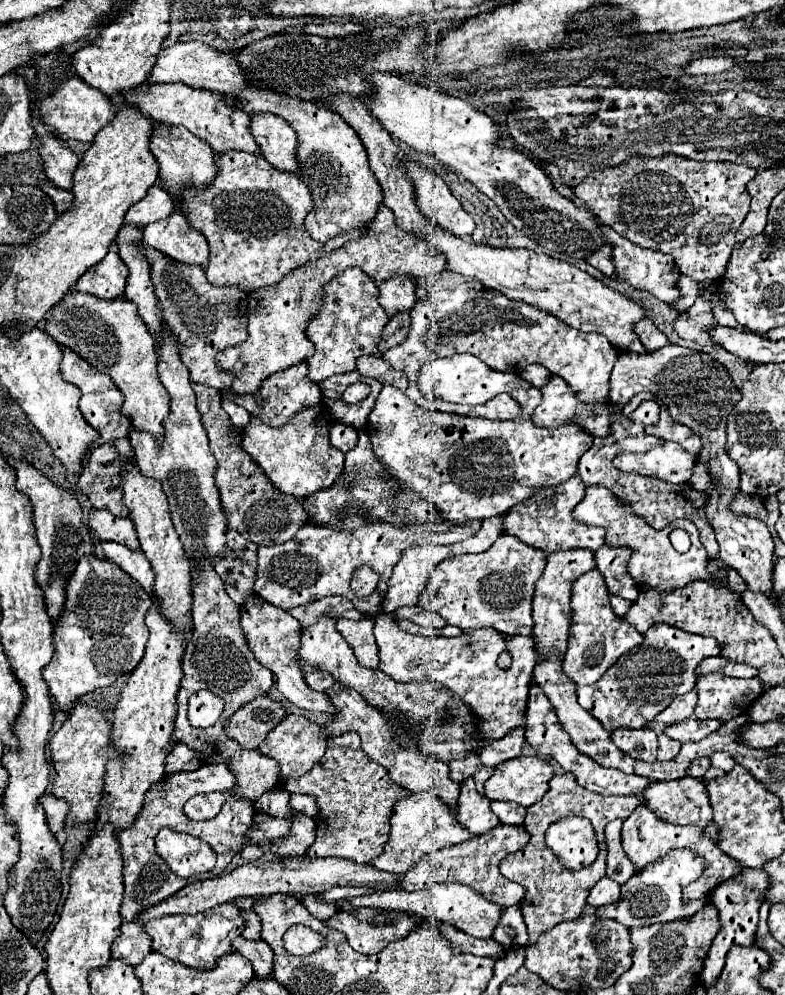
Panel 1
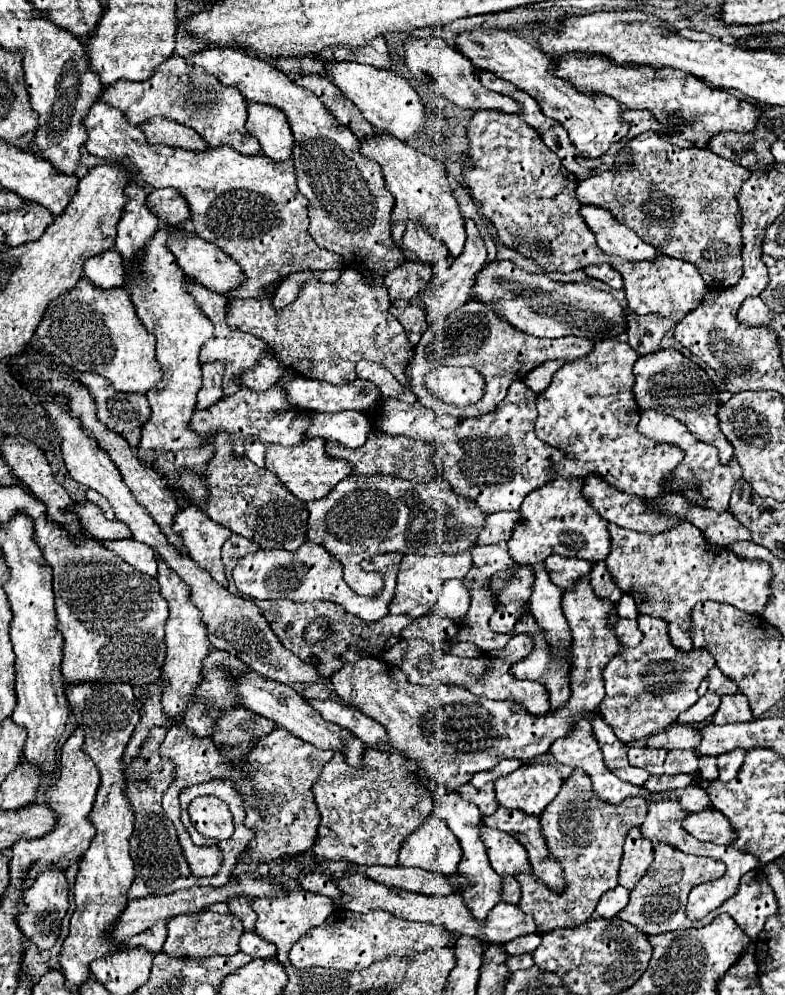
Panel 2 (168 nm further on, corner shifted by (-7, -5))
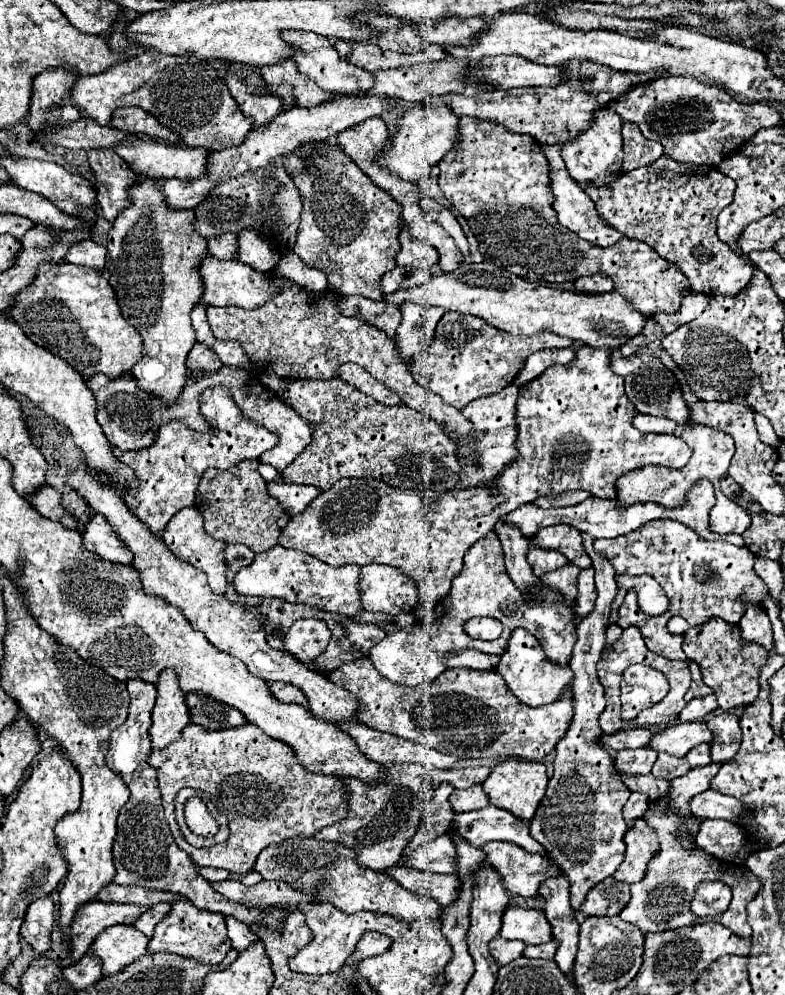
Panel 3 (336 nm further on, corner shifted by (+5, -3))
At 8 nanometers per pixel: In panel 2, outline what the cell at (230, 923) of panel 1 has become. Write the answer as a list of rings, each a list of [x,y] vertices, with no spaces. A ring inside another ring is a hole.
[[[198,911],[196,915],[176,915],[168,921],[168,939],[162,951],[170,957],[212,957],[238,953],[238,939],[244,927],[232,913],[218,915],[212,911]]]

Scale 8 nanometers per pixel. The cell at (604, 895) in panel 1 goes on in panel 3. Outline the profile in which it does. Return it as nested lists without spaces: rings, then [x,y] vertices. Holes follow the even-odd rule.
[[[614,877],[600,881],[586,897],[582,911],[586,915],[616,915],[628,903],[630,889],[626,883],[616,883]]]

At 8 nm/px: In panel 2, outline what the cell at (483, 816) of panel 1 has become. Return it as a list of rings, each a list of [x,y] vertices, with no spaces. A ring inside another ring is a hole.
[[[480,825],[480,831],[490,863],[498,875],[520,875],[532,871],[528,853],[514,837],[506,835],[504,831],[488,829],[486,825]]]

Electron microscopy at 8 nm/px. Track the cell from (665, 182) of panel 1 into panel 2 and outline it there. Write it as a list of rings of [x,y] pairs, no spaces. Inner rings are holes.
[[[654,131],[638,135],[628,145],[630,153],[618,153],[616,161],[632,155],[632,169],[604,171],[582,179],[576,189],[578,201],[608,209],[658,251],[692,263],[706,285],[714,285],[714,291],[736,285],[742,277],[742,233],[736,193],[742,181],[750,177],[750,171],[718,157],[710,149],[674,147]]]

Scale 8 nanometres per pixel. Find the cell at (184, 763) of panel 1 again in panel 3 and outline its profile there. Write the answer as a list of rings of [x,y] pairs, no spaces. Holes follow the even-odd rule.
[[[190,723],[176,741],[154,751],[148,761],[158,771],[162,807],[170,831],[178,847],[198,861],[200,867],[222,867],[246,875],[264,847],[284,843],[292,837],[312,837],[322,827],[340,821],[348,811],[340,777],[308,771],[290,745],[268,737],[252,723],[226,731],[206,731]],[[182,787],[206,791],[228,817],[230,837],[226,843],[210,849],[196,849],[186,843],[174,821],[174,797]]]

